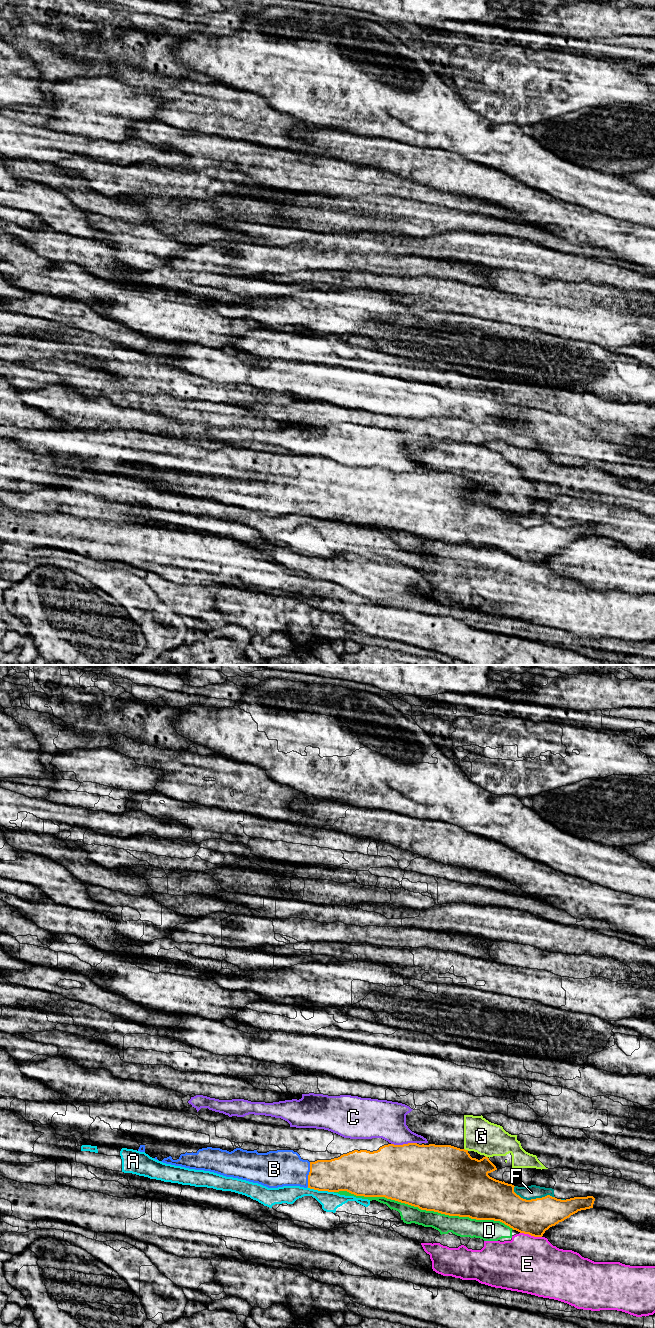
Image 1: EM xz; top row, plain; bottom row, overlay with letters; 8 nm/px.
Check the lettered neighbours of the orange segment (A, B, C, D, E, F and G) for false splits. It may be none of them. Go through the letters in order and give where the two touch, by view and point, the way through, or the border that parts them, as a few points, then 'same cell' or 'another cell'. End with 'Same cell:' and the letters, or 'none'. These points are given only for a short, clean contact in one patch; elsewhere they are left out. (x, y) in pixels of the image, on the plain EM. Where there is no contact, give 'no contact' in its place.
A: xz (320, 518) | another cell
B: xz (309, 502) | across xz (339, 502), (309, 502), (279, 496) | same cell
C: xz (403, 472) | another cell
D: xz (424, 537) | another cell
E: xz (531, 563) | along xz (520, 560), (541, 565) | another cell
F: xz (532, 527) | another cell
G: xz (466, 478) | another cell
Same cell: B

